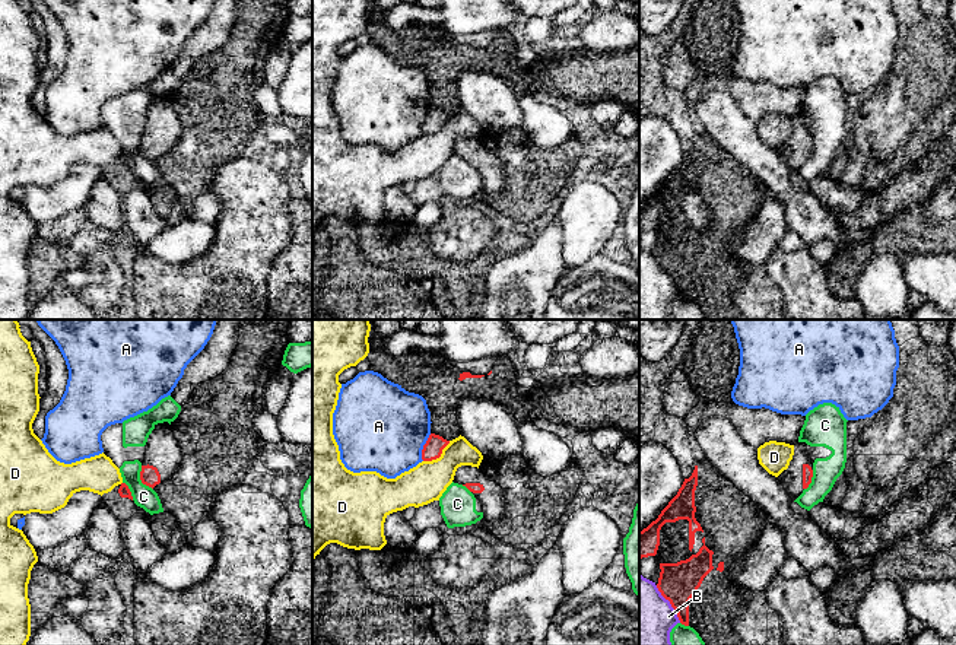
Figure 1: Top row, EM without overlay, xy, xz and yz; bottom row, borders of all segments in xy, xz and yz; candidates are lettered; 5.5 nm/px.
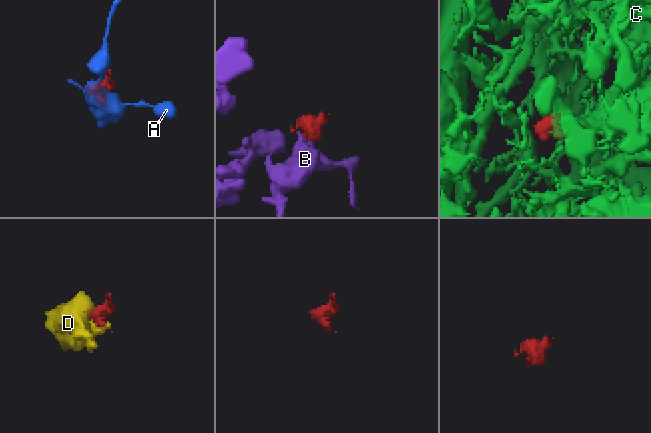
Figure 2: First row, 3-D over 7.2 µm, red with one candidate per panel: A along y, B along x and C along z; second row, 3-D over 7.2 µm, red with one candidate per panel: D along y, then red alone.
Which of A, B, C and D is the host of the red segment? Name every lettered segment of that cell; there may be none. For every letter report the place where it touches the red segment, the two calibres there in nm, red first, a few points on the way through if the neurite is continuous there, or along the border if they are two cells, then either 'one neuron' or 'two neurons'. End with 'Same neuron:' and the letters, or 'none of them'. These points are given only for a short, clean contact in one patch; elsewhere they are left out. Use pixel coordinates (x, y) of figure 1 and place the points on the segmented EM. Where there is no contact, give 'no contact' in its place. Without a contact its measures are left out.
A: xz (423, 447) | 110/480 nm | two neurons
B: yz (670, 603) | 220/320 nm | two neurons
C: xy (140, 479) | 110/120 nm | two neurons
D: xz (438, 457) | 110/220 nm | two neurons
Same neuron: none of them

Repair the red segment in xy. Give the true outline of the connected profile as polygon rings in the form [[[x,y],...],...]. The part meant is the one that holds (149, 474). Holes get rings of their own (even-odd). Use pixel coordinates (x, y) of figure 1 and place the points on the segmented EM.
[[[171,425],[155,428],[146,442],[146,454],[140,471],[142,483],[153,489],[161,482],[168,480],[181,461],[181,447],[174,436]]]

